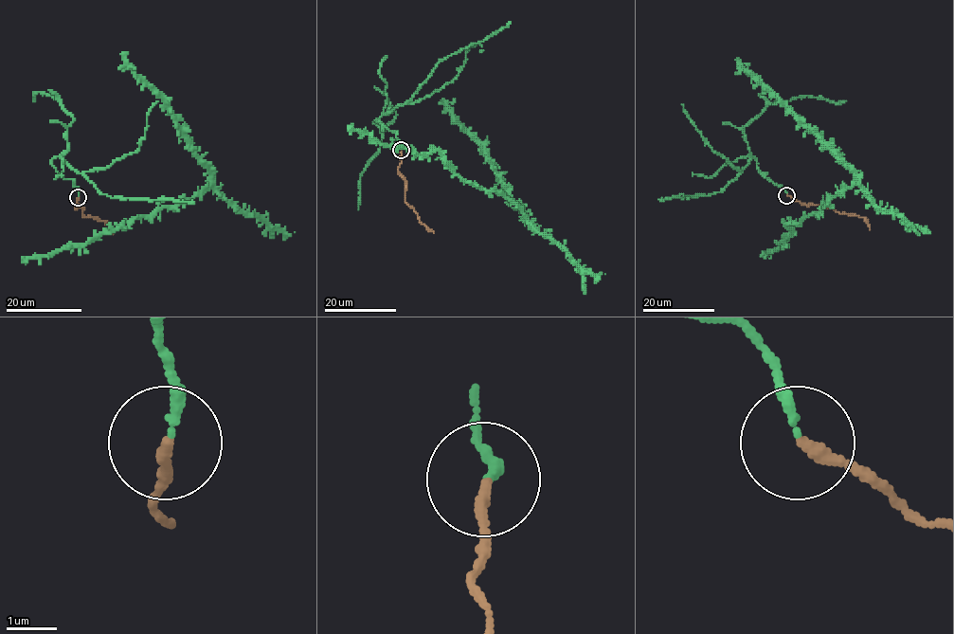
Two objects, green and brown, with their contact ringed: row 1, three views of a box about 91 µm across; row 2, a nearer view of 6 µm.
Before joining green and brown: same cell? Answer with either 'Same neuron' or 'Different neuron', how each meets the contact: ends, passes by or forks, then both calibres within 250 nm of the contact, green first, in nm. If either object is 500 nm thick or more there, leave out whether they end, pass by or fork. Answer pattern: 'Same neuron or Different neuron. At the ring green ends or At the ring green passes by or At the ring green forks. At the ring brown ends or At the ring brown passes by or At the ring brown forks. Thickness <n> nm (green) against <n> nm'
Same neuron. At the ring green ends. At the ring brown ends. Thickness 170 nm (green) against 240 nm

